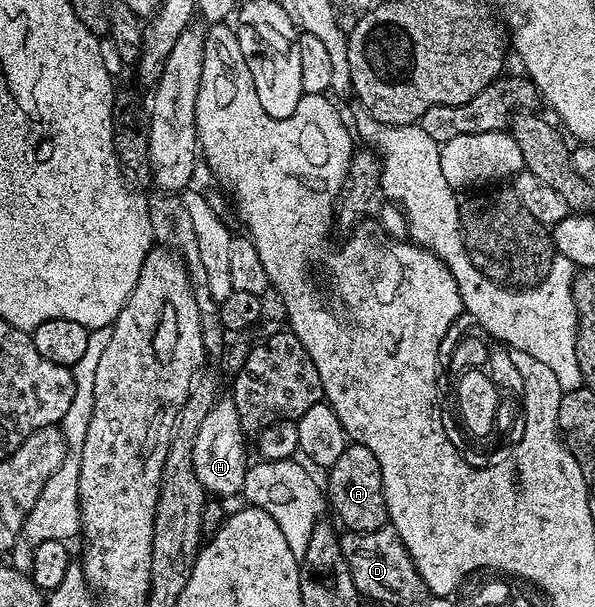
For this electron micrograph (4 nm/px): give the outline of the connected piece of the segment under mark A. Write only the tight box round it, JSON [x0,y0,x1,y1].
[326,442,389,531]

